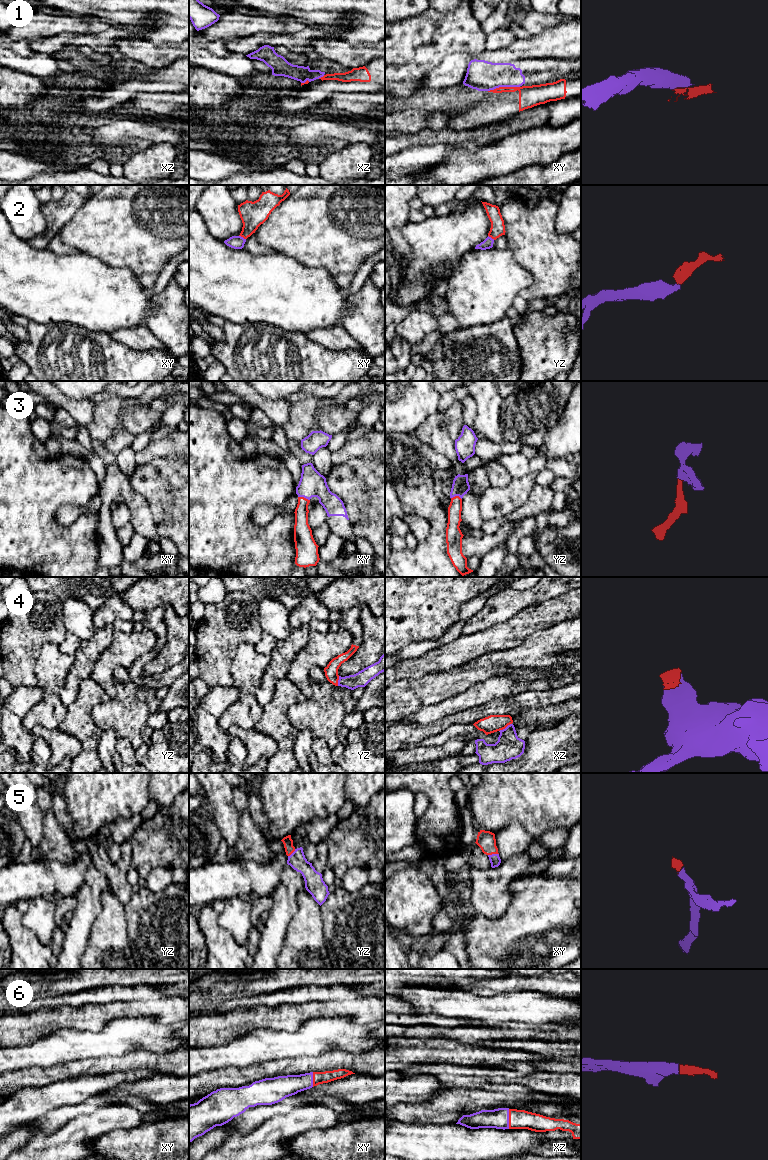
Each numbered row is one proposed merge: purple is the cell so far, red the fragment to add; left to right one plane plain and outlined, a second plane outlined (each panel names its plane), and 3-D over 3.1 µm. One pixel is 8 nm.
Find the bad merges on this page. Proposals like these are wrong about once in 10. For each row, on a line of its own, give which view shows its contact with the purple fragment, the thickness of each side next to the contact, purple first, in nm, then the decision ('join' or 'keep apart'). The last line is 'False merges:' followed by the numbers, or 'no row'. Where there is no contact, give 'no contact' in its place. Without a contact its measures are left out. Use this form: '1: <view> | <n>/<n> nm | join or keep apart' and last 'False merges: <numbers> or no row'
1: xy | 240/180 nm | keep apart
2: xy | 110/200 nm | join
3: xy | 200/130 nm | join
4: xz | 200/140 nm | join
5: xy | 90/150 nm | join
6: xz | 160/160 nm | join
False merges: 1

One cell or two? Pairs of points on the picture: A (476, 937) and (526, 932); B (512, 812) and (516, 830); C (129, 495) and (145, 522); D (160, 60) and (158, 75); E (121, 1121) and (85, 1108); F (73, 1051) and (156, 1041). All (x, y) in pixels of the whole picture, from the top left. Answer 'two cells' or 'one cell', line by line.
A: one cell
B: two cells
C: one cell
D: two cells
E: two cells
F: one cell

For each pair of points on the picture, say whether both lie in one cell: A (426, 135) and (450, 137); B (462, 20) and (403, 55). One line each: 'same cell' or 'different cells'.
A: same cell
B: same cell

